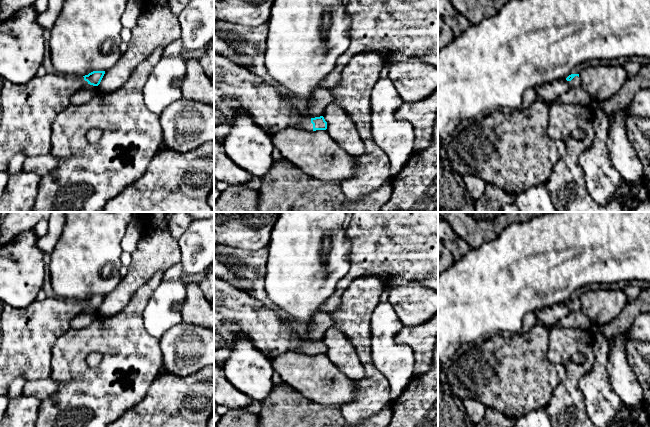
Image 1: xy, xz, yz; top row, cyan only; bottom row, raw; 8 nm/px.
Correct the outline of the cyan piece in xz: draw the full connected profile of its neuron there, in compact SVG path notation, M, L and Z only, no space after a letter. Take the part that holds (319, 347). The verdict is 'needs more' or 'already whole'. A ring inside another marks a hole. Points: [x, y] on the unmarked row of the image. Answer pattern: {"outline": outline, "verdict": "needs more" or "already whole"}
{"outline": "M214 276L214 363L222 369L236 338L241 334L247 336L255 348L270 359L285 352L308 355L327 353L327 346L323 340L315 342L306 340L298 328L289 321L281 318L247 292Z", "verdict": "needs more"}

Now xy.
{"outline": "M105 295L85 300L46 298L27 307L15 308L0 301L0 397L18 378L42 380L51 374L52 349L57 339L70 329L70 320L87 308L98 310Z", "verdict": "needs more"}

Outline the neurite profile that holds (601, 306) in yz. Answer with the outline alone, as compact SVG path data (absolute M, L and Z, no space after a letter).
M622 289L616 290L591 290L579 297L581 311L588 317L591 324L606 325L614 320L629 299Z

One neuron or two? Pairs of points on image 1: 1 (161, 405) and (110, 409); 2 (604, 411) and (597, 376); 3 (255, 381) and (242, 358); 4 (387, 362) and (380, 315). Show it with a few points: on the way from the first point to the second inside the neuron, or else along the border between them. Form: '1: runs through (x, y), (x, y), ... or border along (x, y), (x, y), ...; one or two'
1: border along (148, 391), (137, 403), (119, 416); two
2: runs through (601, 402), (597, 385); one
3: runs through (252, 375), (245, 364); one
4: runs through (386, 350), (385, 327); one

